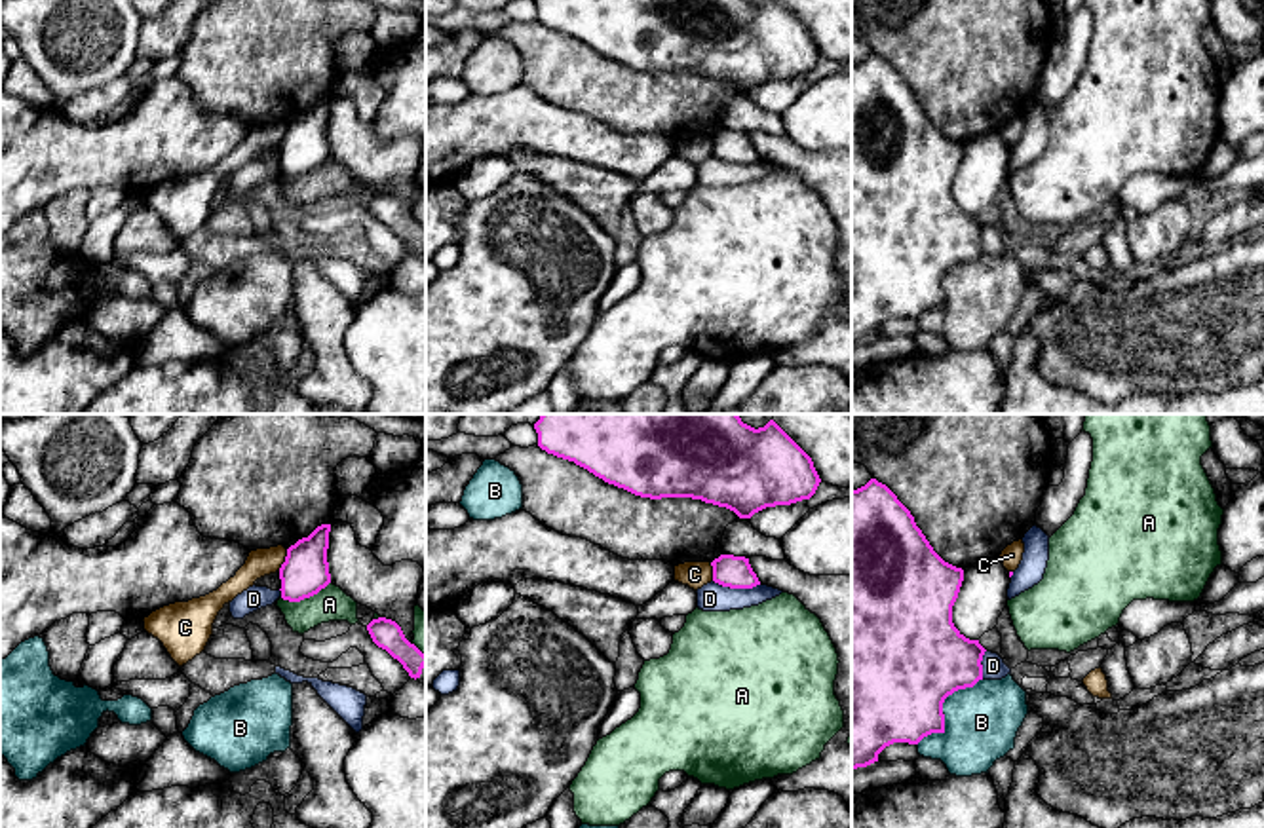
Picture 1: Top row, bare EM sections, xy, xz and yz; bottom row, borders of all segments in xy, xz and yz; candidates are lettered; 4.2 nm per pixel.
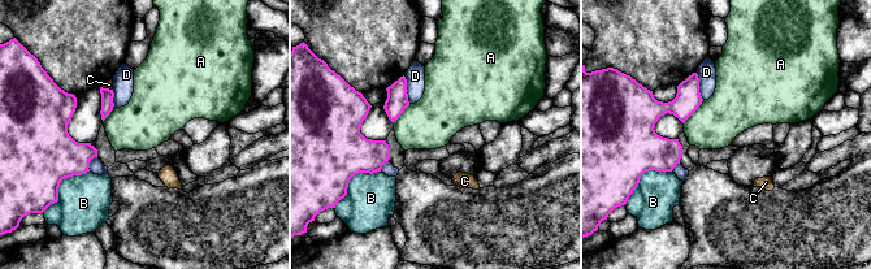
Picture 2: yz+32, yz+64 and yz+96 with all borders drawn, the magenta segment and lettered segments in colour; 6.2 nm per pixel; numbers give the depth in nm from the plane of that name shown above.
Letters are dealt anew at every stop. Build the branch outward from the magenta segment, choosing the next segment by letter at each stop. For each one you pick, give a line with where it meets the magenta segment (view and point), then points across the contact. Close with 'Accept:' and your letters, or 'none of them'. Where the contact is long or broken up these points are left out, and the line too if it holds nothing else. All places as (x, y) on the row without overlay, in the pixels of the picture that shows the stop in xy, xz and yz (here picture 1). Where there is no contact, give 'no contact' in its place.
Accept: none of them

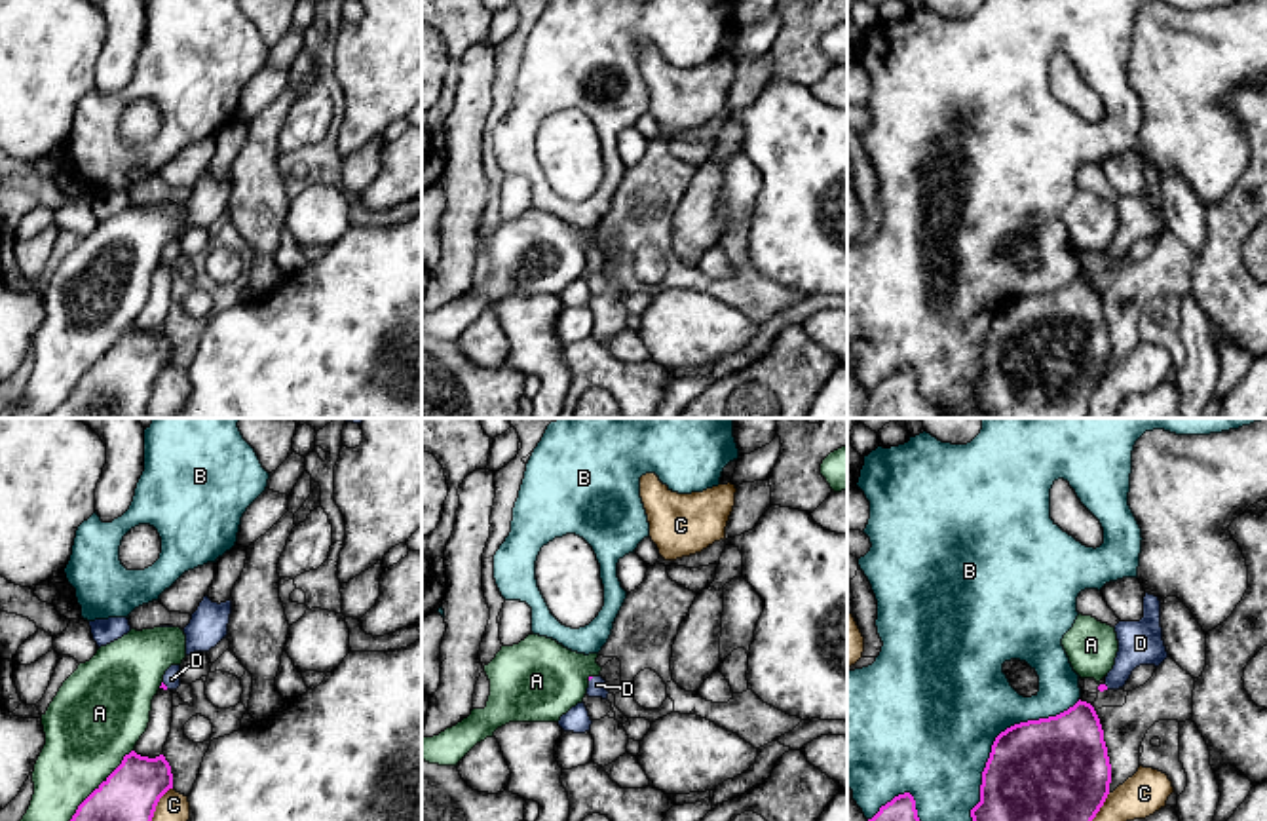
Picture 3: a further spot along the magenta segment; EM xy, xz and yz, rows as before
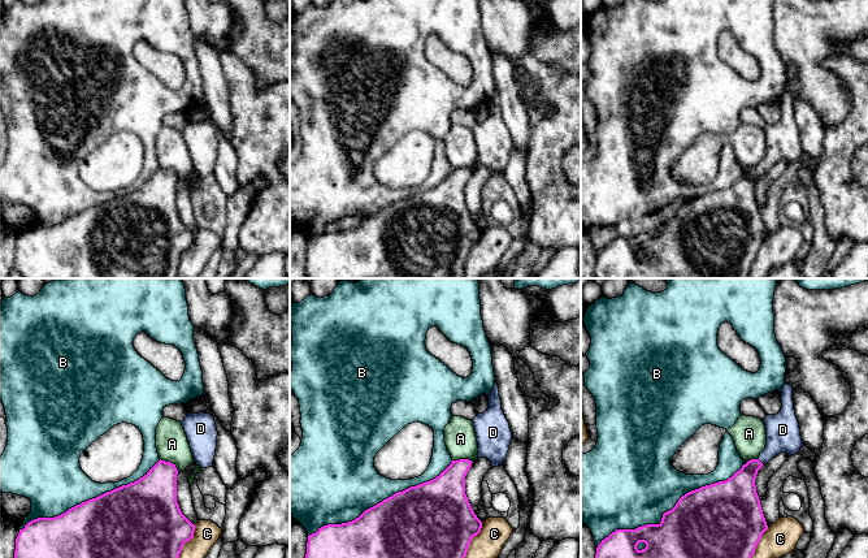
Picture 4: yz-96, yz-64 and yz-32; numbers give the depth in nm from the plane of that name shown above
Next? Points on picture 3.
D: xy (166, 261) | across xy (164, 261), (166, 261), (171, 253)
Accept: D

